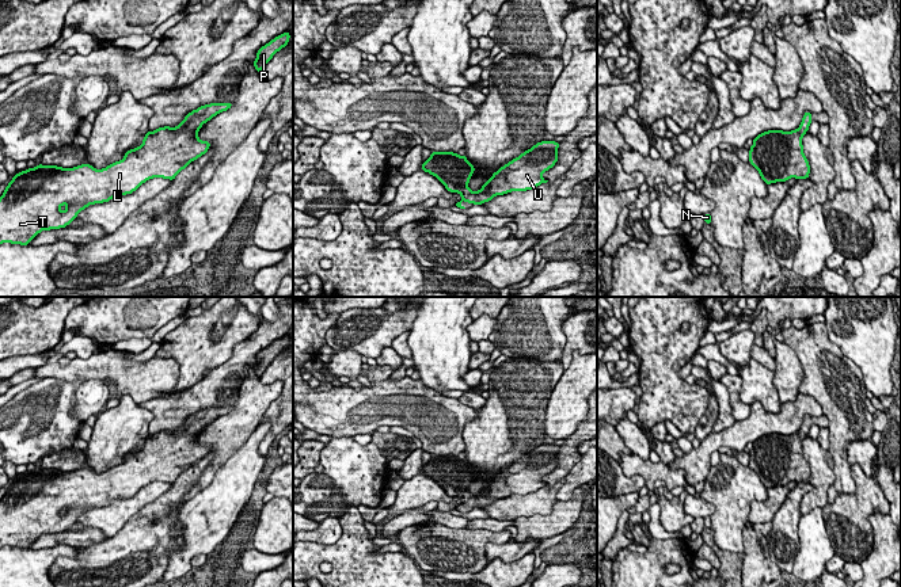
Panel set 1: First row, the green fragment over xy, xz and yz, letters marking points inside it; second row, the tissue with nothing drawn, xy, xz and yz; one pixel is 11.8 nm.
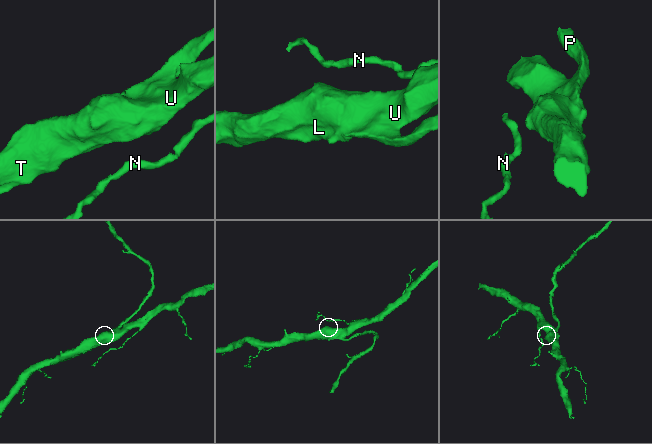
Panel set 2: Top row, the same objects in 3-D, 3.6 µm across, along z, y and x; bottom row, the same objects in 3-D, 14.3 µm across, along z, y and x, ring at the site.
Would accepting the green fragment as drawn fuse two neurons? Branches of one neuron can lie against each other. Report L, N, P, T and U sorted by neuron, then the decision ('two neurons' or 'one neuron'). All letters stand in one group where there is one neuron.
groups L N P T U; one neuron

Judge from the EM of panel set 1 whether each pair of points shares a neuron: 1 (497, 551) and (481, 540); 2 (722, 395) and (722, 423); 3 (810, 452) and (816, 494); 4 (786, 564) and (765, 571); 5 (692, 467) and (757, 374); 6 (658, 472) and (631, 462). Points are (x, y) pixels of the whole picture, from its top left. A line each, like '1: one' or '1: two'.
1: two
2: one
3: one
4: two
5: two
6: one

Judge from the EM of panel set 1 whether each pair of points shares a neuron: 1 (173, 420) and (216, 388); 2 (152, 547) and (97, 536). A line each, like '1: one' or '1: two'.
1: one
2: two

